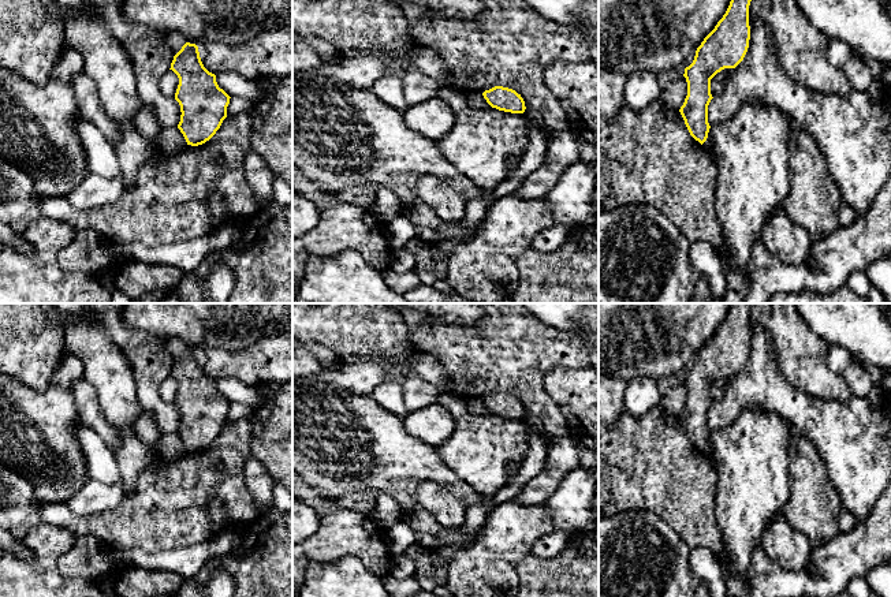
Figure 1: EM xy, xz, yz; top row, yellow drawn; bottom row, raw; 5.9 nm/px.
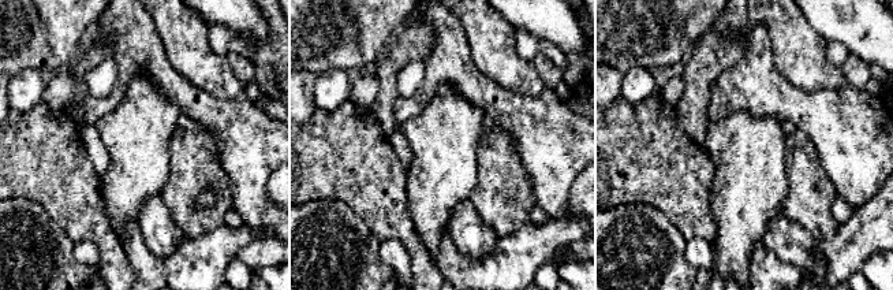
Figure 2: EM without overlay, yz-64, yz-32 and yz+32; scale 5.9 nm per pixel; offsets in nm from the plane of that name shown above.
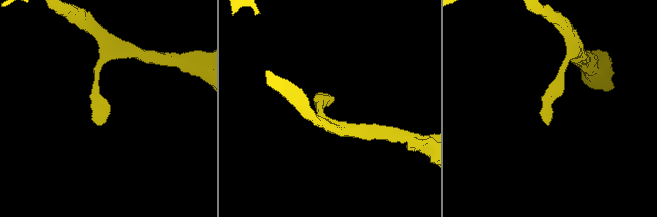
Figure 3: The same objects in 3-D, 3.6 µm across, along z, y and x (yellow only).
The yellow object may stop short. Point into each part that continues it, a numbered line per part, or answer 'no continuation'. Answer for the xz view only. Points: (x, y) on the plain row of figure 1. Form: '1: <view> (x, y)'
no continuation

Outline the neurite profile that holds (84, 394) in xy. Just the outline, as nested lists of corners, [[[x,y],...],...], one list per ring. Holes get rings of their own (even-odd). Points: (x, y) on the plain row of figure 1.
[[[81,377],[74,383],[72,399],[81,422],[93,429],[105,441],[107,447],[115,452],[120,433],[102,415],[97,392],[85,377]]]

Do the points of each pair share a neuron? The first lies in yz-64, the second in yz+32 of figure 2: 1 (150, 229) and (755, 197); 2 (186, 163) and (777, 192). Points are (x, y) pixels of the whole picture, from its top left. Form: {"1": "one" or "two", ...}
{"1": "two", "2": "two"}

